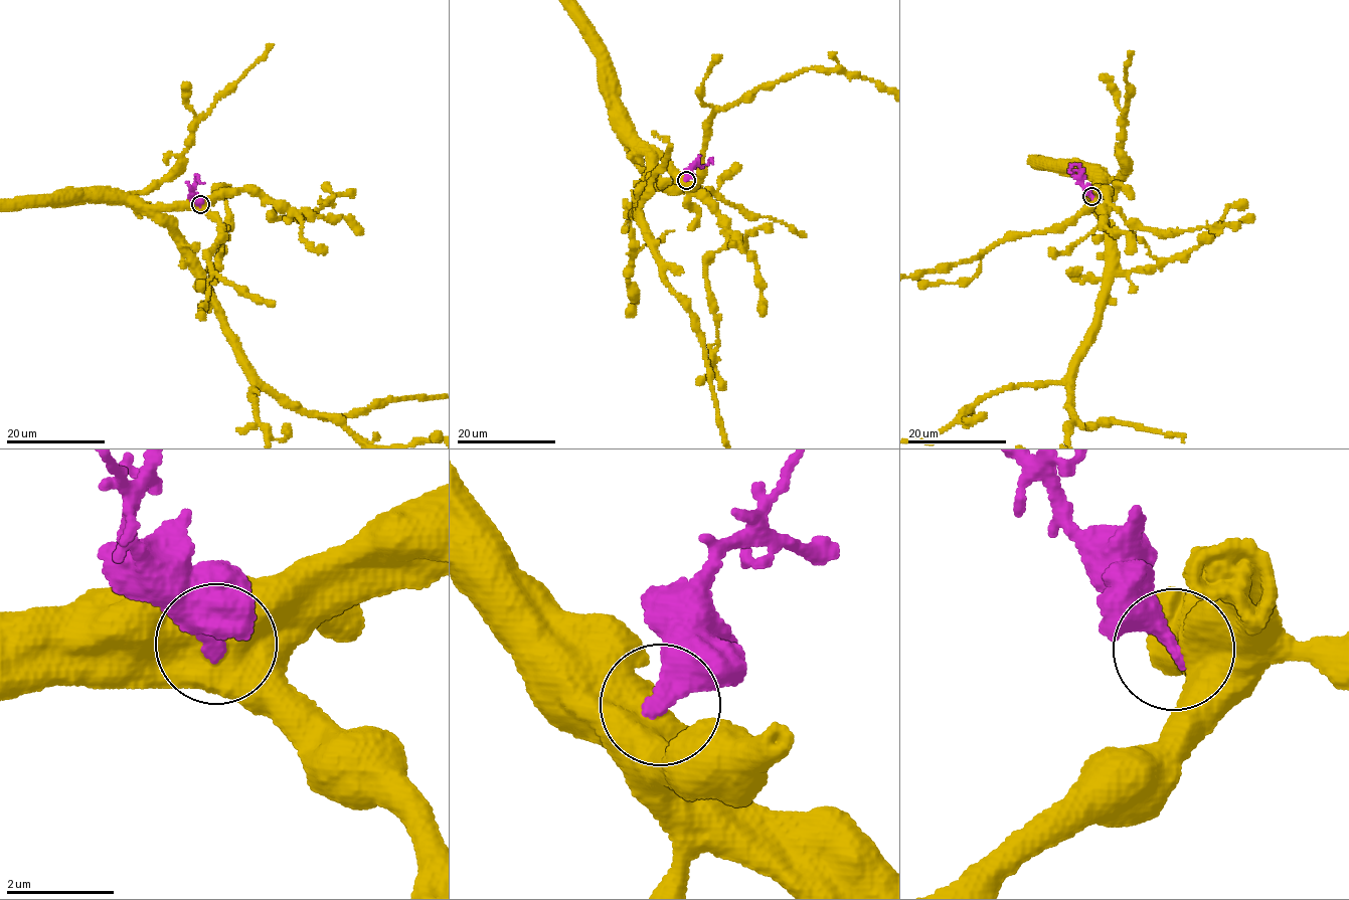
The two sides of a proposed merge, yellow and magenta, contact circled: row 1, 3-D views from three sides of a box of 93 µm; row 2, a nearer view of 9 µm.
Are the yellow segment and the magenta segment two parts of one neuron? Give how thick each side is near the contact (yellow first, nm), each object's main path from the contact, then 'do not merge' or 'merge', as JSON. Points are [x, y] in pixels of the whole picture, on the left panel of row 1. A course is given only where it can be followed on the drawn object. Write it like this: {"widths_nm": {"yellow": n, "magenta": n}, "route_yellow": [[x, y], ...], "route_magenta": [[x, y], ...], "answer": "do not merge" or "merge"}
{"widths_nm": {"yellow": 850, "magenta": 440}, "route_yellow": [[200, 204], [151, 205], [125, 200], [72, 200], [69, 196]], "route_magenta": [[199, 204], [192, 194], [198, 175], [198, 181], [203, 183]], "answer": "do not merge"}

